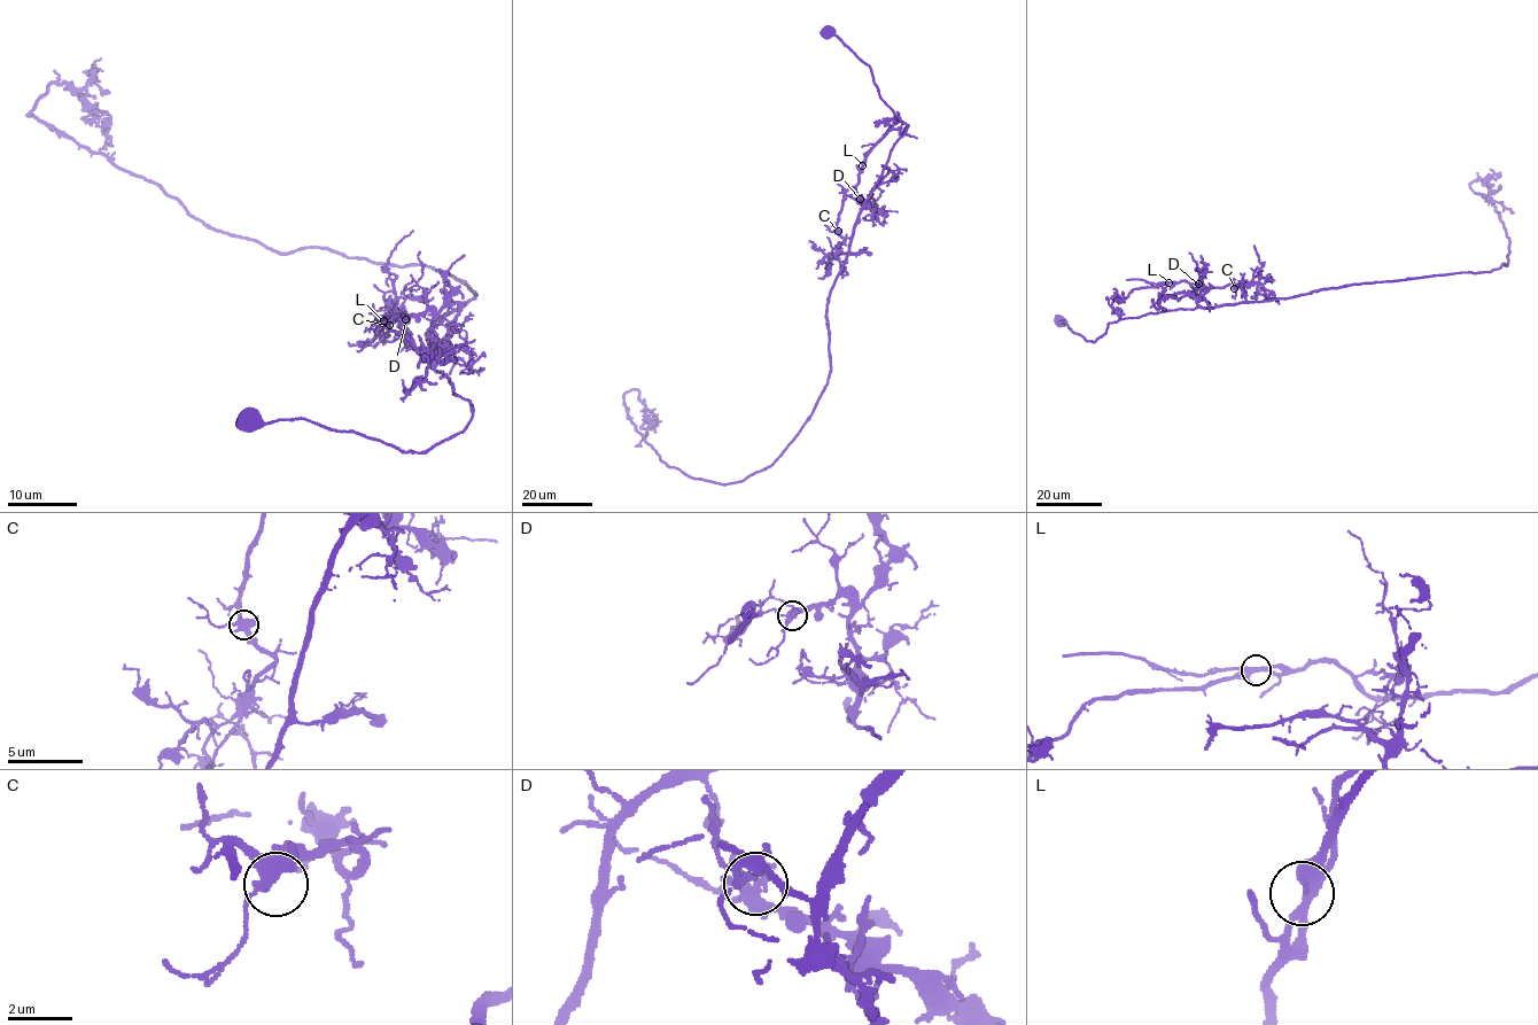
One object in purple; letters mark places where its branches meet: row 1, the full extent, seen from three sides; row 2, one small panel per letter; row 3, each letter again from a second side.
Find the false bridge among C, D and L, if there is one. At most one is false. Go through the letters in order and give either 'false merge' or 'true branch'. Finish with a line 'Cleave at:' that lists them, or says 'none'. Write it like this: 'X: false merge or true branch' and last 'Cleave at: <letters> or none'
C: true branch
D: false merge
L: true branch
Cleave at: D

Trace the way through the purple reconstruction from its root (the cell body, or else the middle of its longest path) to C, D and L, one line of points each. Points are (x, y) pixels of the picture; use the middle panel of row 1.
C: (829, 31), (869, 65), (879, 96), (908, 125), (864, 203), (870, 207), (844, 192), (838, 231)
D: (829, 31), (869, 65), (879, 96), (908, 125), (864, 203), (870, 207), (860, 199)
L: (829, 31), (869, 65), (879, 96), (908, 125), (864, 203), (869, 208), (855, 192), (862, 165)

